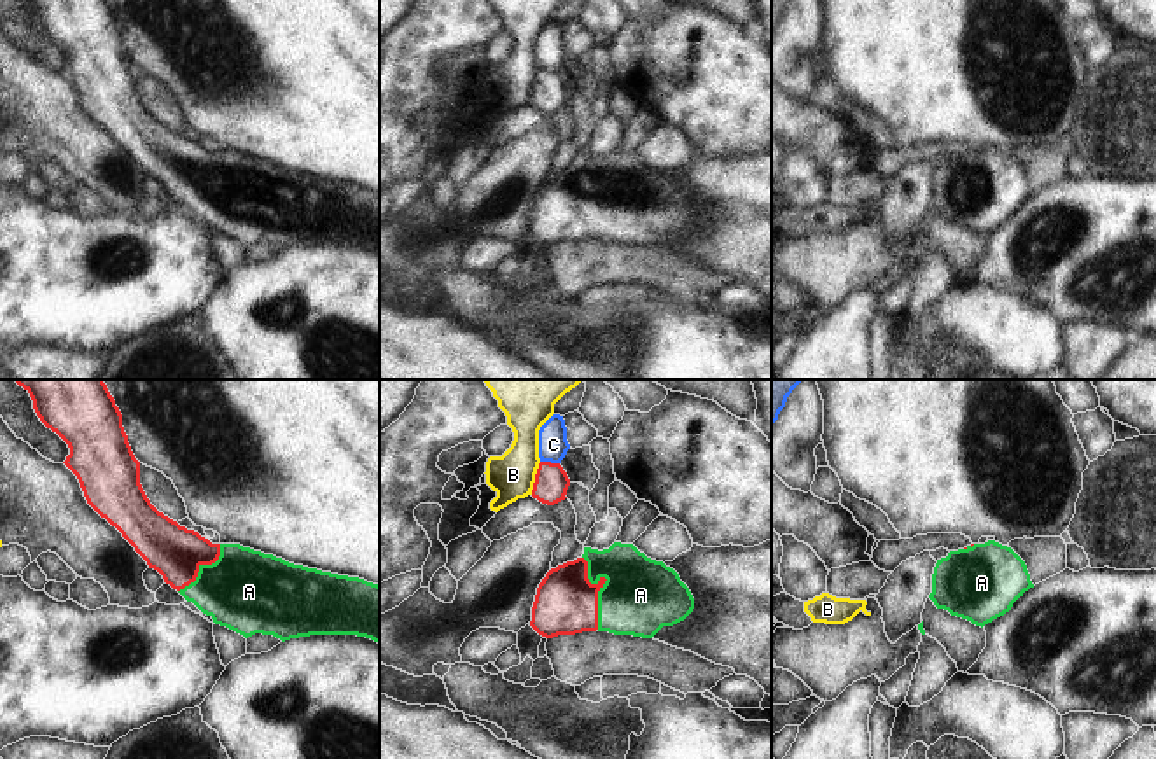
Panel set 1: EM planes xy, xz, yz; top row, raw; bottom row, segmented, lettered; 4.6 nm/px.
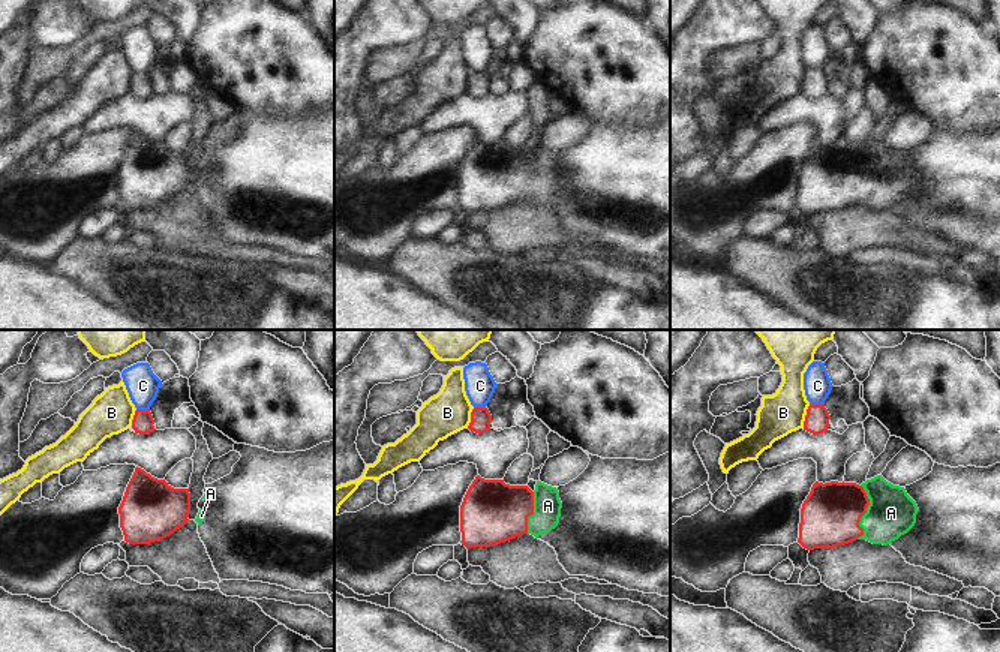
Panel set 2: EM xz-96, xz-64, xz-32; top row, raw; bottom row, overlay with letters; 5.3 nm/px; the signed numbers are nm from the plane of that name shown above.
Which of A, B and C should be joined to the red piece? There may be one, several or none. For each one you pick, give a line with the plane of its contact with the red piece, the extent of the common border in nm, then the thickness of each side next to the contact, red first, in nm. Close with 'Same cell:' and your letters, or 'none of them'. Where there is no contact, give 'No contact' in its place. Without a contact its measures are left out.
A: Touches red in xz. Shared border 340 nm. Thickness 280 nm (red) against 340 nm
Same cell: A.

